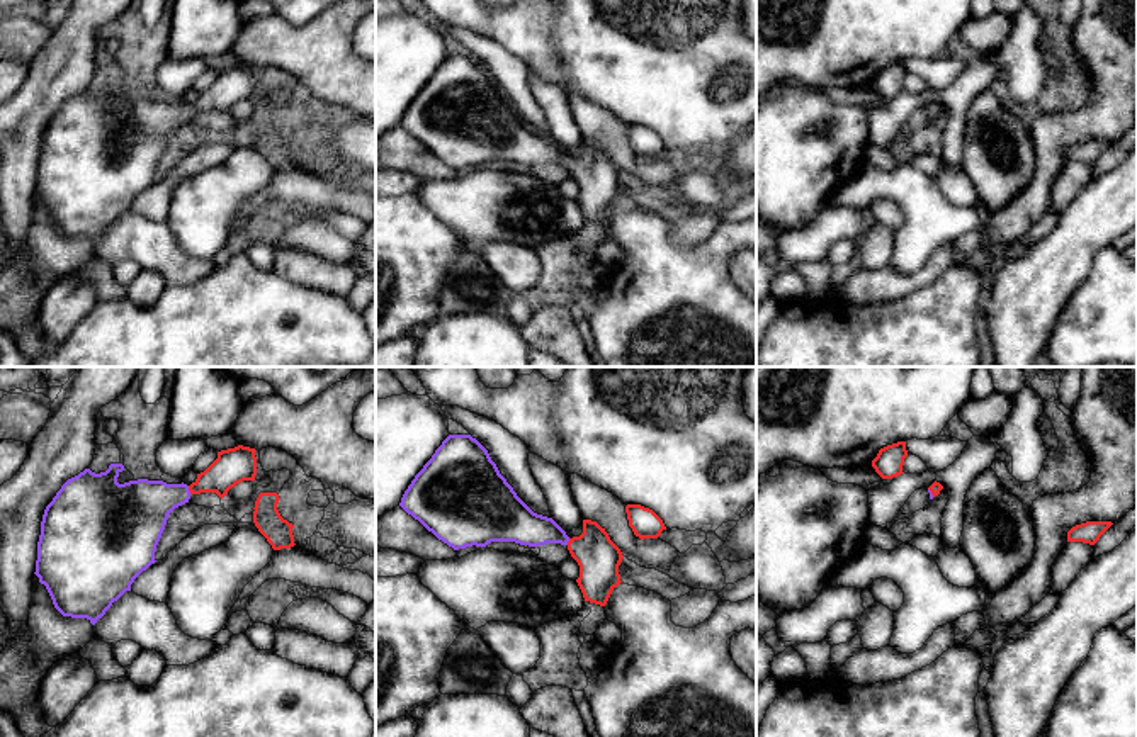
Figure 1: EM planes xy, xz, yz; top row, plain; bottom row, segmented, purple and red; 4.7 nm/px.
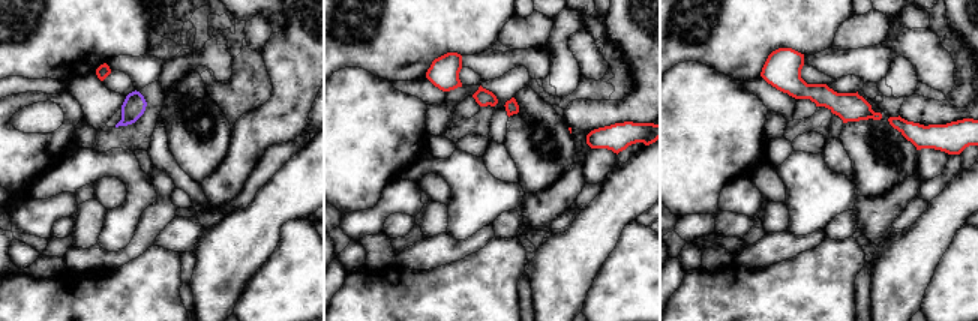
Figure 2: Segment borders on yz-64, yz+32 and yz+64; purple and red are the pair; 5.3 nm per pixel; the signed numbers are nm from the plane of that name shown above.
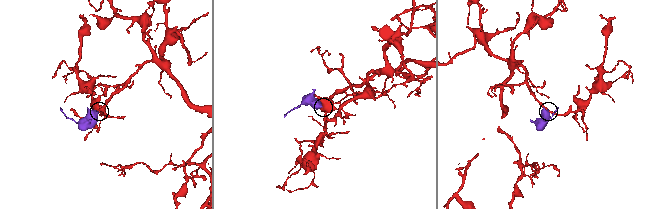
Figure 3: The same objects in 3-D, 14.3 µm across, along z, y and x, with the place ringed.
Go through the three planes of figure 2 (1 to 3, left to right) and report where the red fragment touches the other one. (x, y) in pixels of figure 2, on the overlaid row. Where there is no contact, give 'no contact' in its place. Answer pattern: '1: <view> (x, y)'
1: no contact
2: no contact
3: no contact

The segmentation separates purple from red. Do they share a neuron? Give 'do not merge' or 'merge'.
merge

